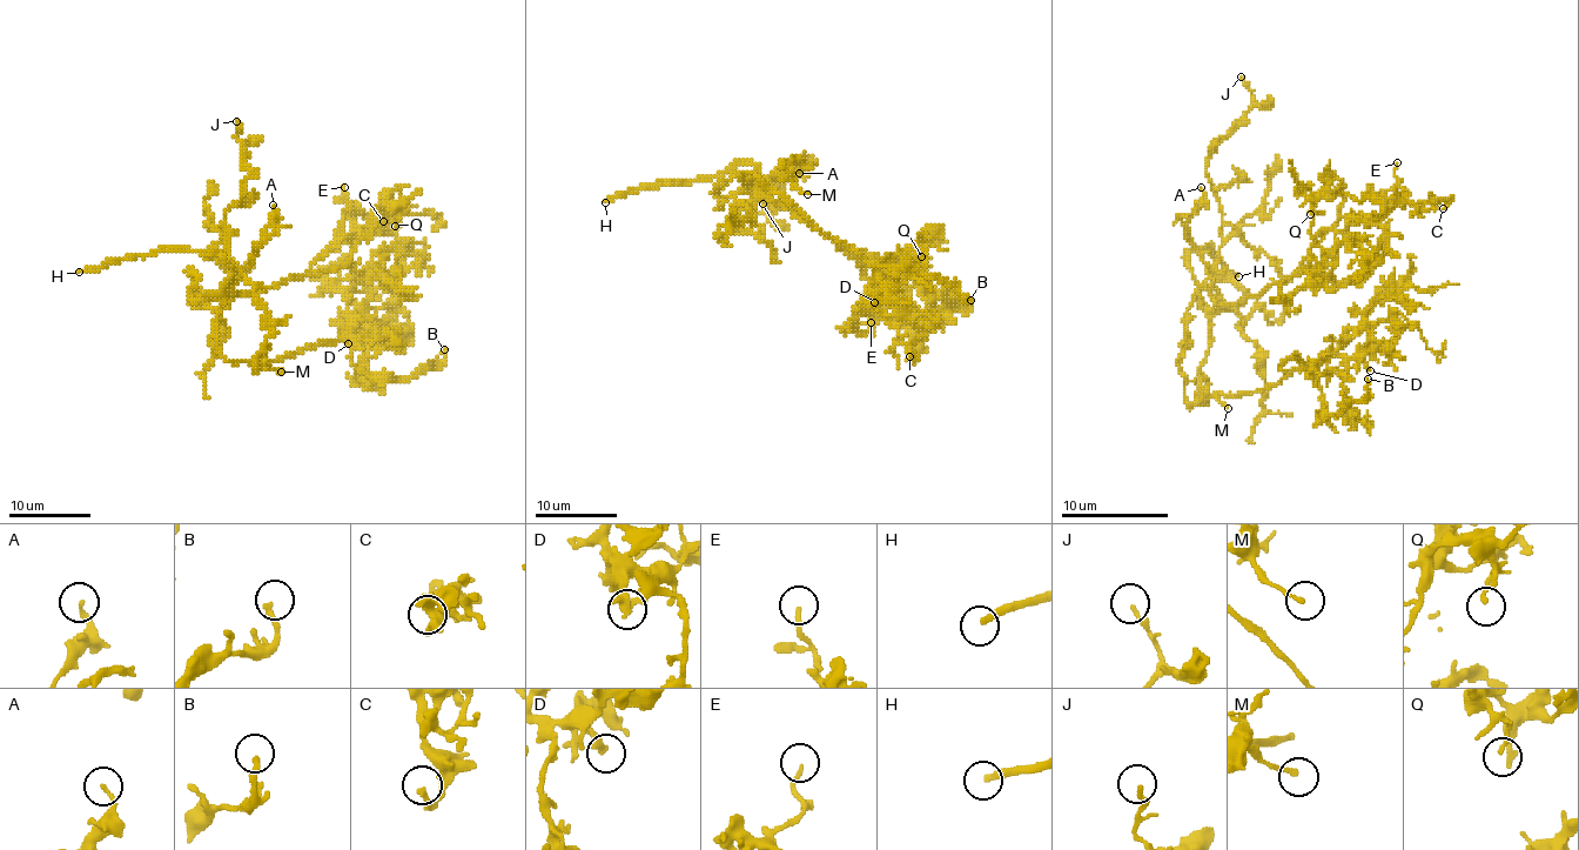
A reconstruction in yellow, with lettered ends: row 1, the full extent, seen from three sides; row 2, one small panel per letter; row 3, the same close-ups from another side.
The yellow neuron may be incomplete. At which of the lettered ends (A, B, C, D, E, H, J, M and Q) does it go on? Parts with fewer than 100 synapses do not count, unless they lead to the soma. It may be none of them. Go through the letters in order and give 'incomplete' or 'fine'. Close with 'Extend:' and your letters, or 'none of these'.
A: fine
B: fine
C: fine
D: fine
E: fine
H: incomplete
J: fine
M: fine
Q: fine
Extend: H

